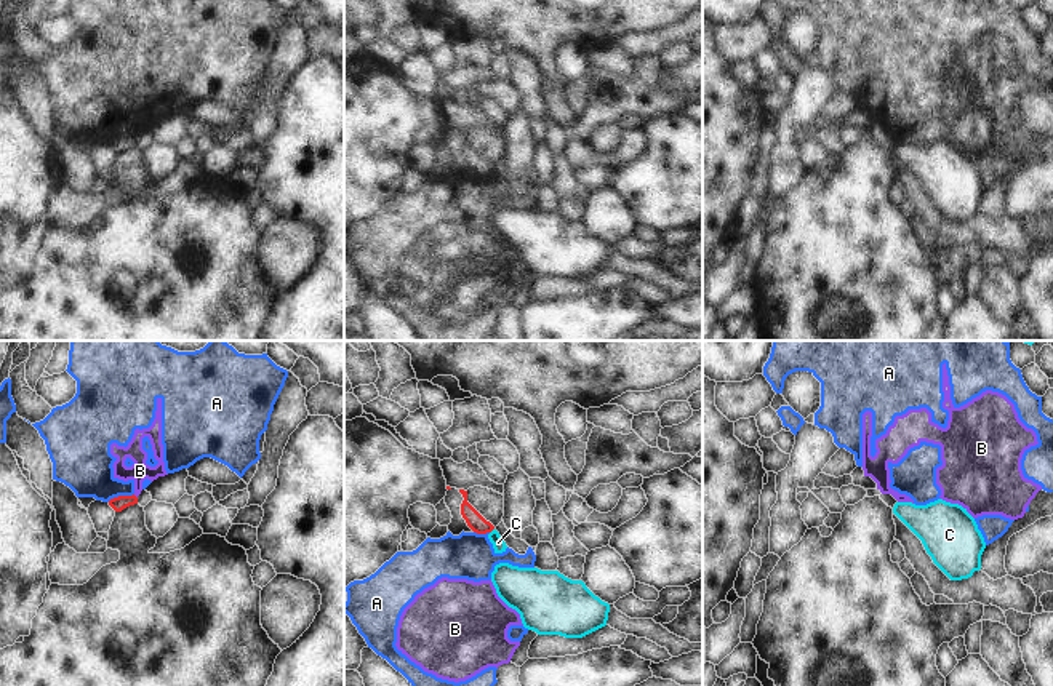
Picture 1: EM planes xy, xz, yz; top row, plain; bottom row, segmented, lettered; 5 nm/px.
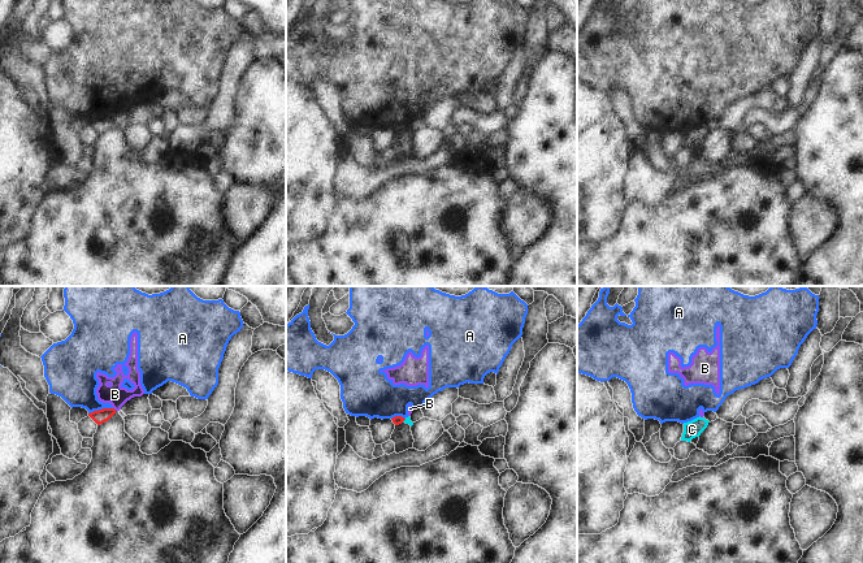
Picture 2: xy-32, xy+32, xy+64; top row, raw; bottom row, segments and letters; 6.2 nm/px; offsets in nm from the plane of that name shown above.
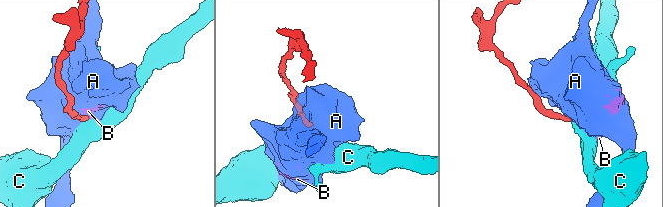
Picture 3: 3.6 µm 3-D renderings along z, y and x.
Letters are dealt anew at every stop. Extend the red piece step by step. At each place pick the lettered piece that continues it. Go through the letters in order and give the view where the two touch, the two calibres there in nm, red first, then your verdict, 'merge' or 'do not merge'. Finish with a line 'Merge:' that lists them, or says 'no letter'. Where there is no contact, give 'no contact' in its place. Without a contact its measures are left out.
A: xy | 70/280 nm | do not merge
B: xy | 70/100 nm | do not merge
C: xz | 90/70 nm | do not merge
Merge: no letter

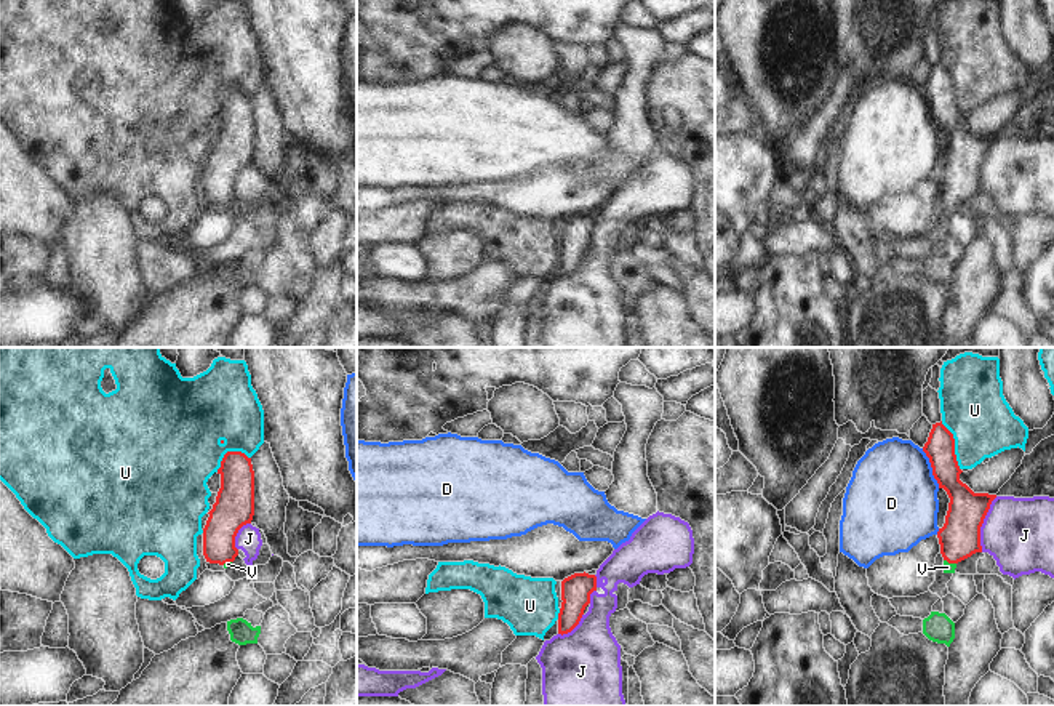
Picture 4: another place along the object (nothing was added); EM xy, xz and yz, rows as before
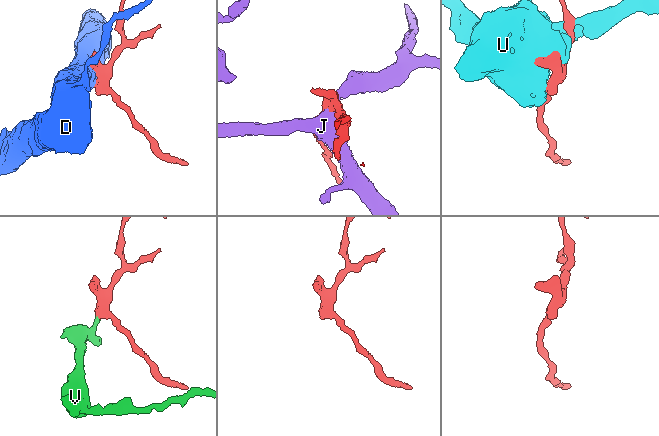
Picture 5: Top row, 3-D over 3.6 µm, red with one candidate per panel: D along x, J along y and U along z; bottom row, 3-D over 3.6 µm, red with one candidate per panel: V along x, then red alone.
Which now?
D: yz | 150/440 nm | do not merge
J: yz | 200/360 nm | do not merge
U: yz | 150/320 nm | do not merge
V: yz | 200/50 nm | merge
Merge: V

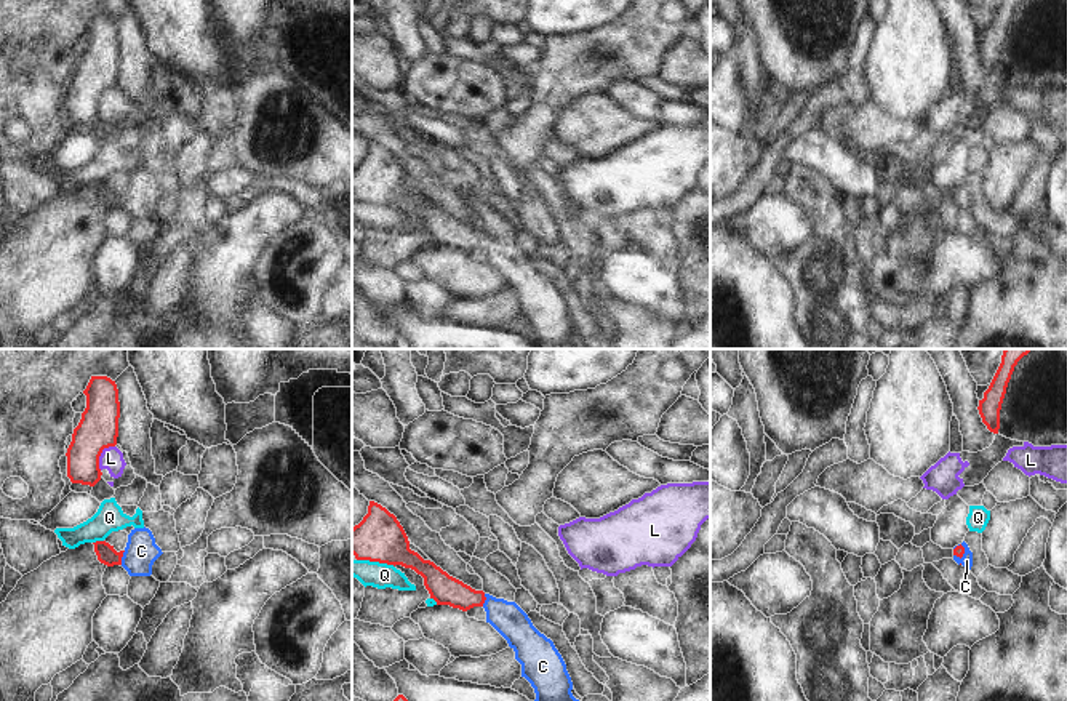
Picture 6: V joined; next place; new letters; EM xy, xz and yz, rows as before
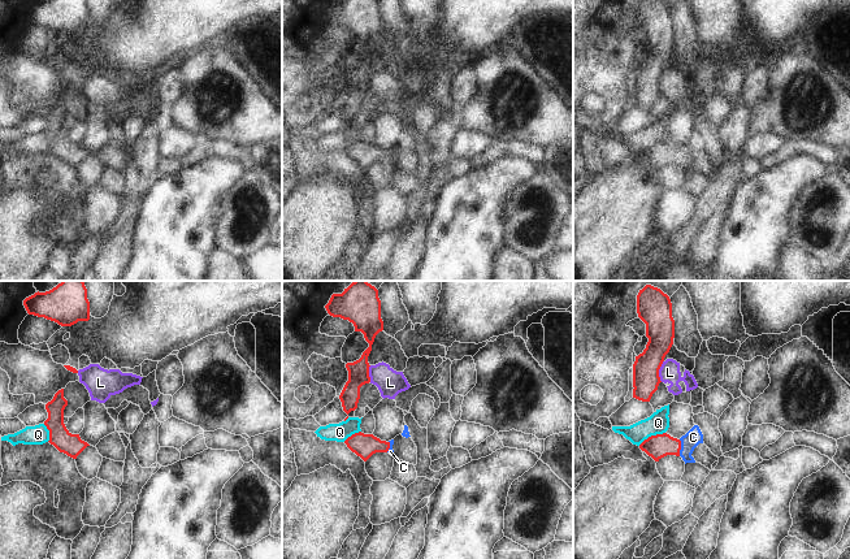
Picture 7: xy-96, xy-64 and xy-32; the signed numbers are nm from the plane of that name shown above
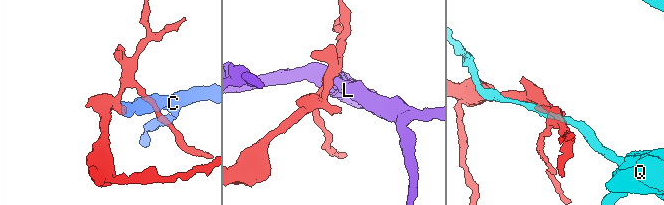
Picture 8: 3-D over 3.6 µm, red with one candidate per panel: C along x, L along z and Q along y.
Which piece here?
C: xy | 100/160 nm | merge
L: xy | 200/120 nm | do not merge
Q: xy | 100/140 nm | do not merge
Merge: C

